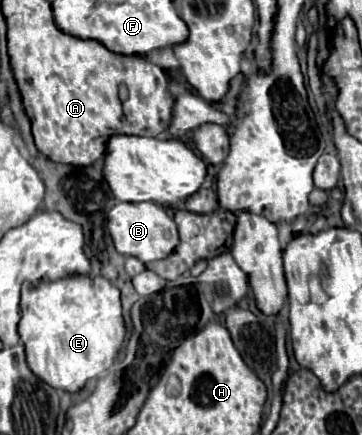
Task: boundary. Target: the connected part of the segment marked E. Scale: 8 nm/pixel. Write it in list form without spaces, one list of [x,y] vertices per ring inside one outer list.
[[[68,276],[54,282],[24,282],[22,284],[22,318],[18,334],[26,346],[26,358],[30,370],[56,390],[78,392],[90,378],[96,378],[108,370],[120,352],[126,338],[126,324],[122,318],[120,290],[102,276]]]

